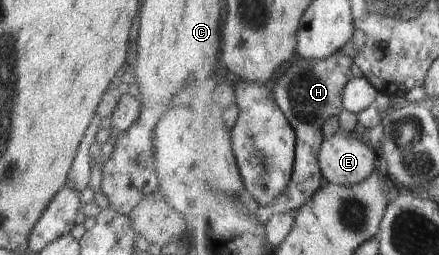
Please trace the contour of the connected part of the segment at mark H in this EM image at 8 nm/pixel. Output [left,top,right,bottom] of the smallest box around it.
[256,51,355,225]

